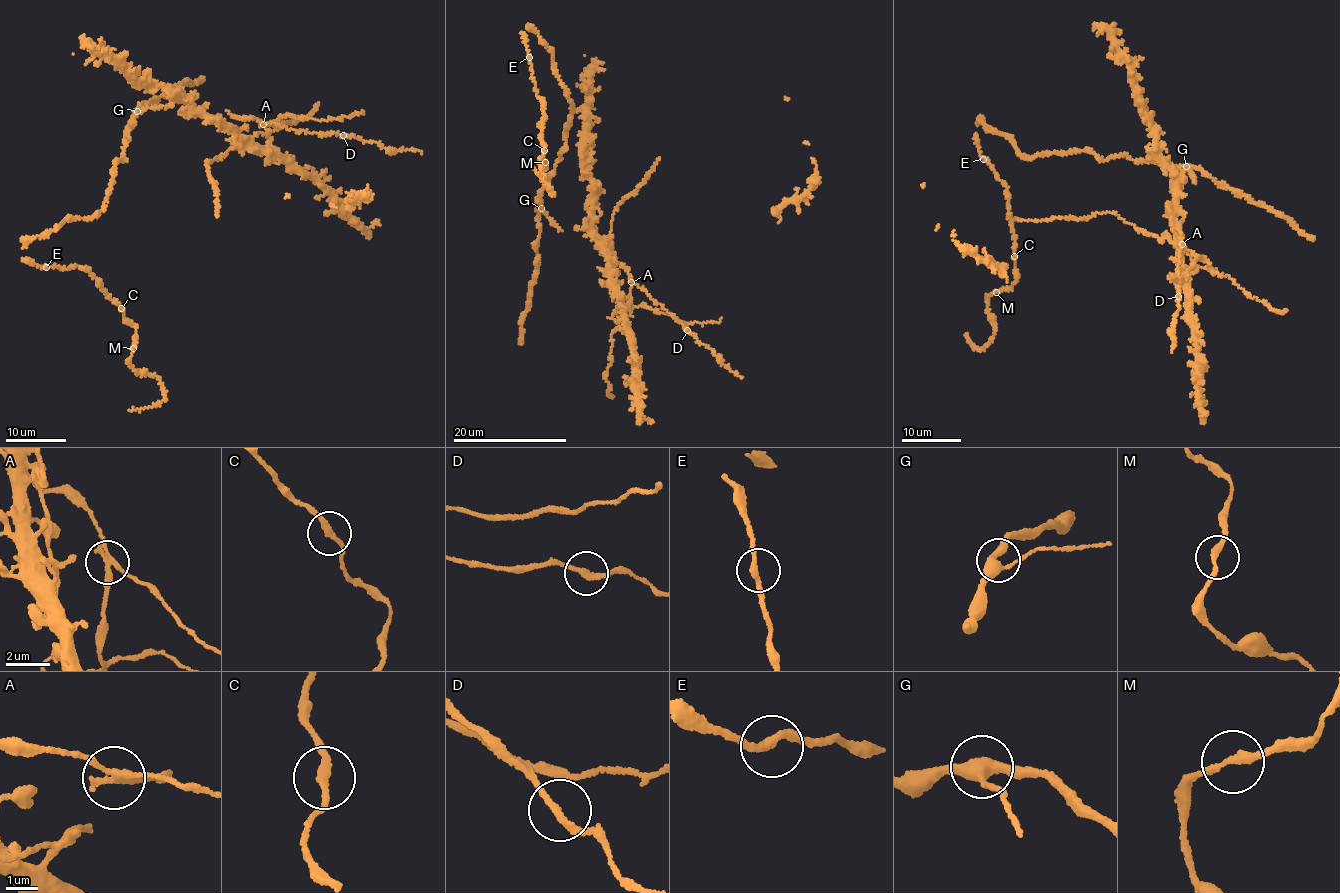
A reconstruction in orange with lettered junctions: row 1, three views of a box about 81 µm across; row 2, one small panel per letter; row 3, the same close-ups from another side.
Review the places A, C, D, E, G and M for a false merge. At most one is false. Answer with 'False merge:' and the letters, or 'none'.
False merge: A

